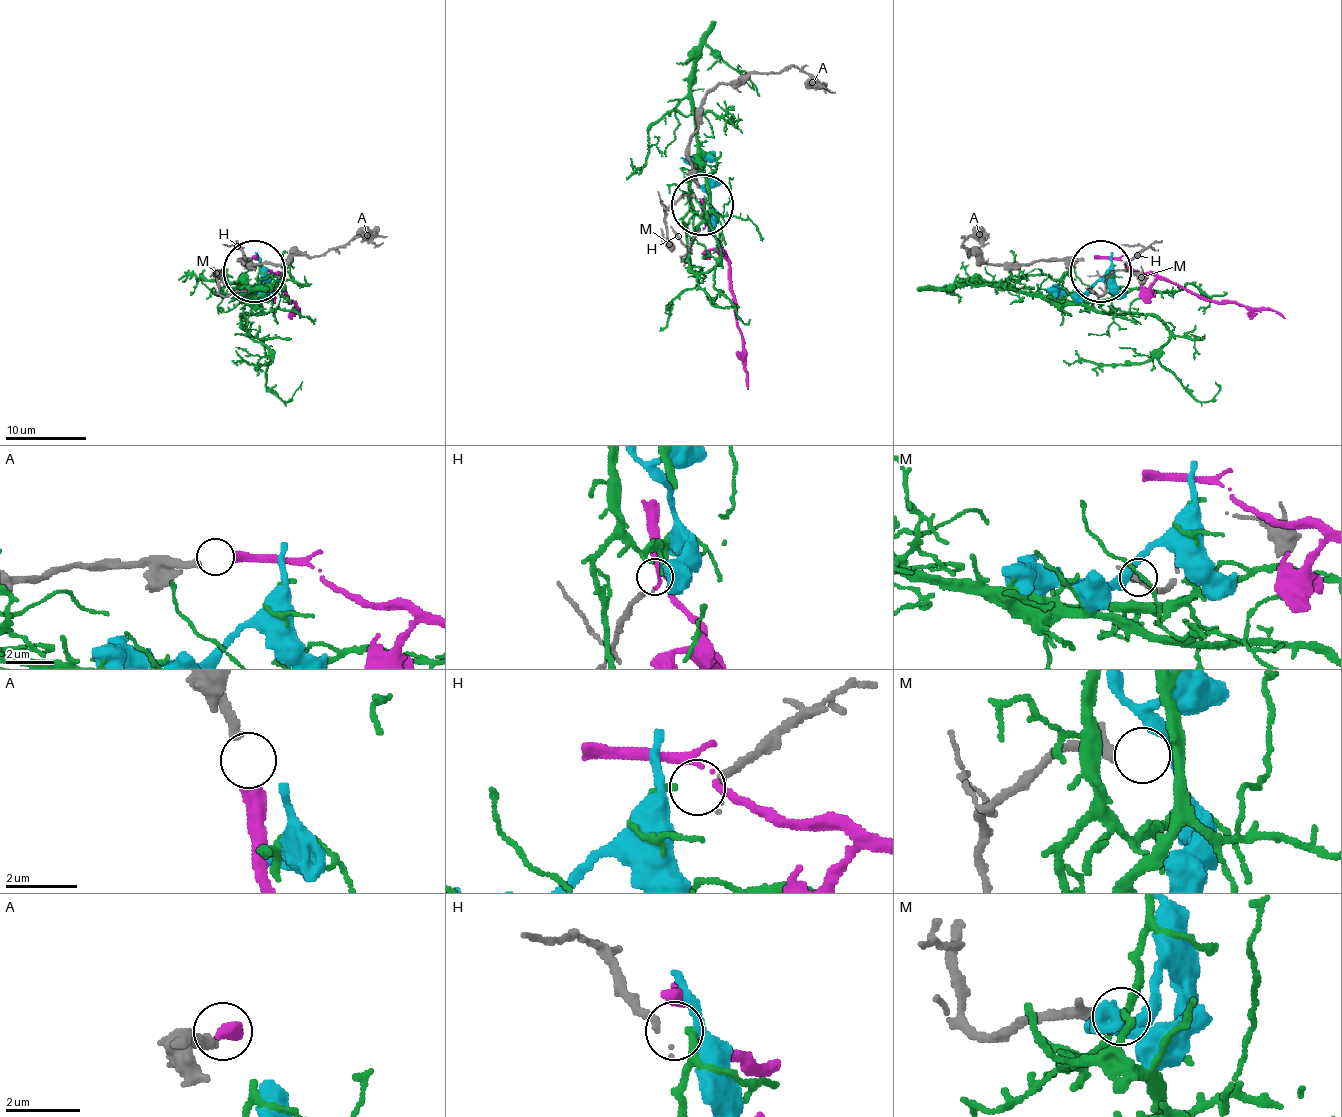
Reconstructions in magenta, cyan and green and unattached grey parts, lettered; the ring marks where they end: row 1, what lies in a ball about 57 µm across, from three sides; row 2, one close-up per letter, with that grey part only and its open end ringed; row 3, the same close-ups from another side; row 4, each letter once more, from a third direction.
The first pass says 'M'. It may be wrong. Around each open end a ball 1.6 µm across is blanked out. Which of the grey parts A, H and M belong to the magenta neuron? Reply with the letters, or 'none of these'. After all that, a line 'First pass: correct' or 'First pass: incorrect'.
A
First pass: incorrect

